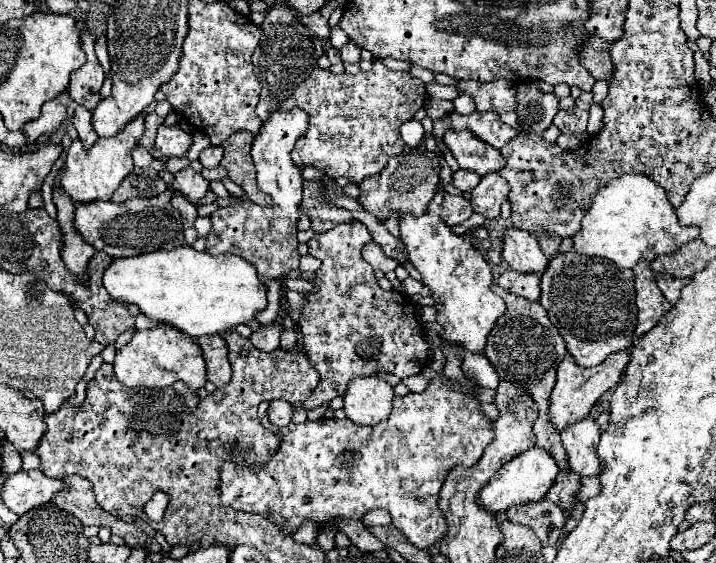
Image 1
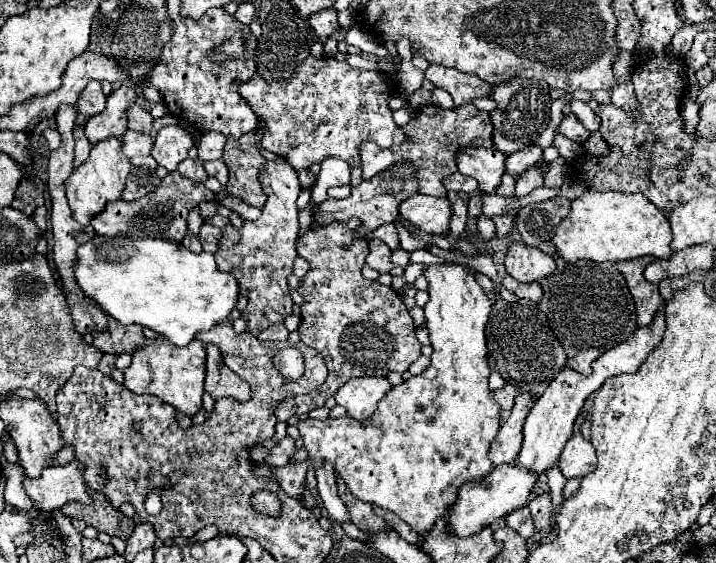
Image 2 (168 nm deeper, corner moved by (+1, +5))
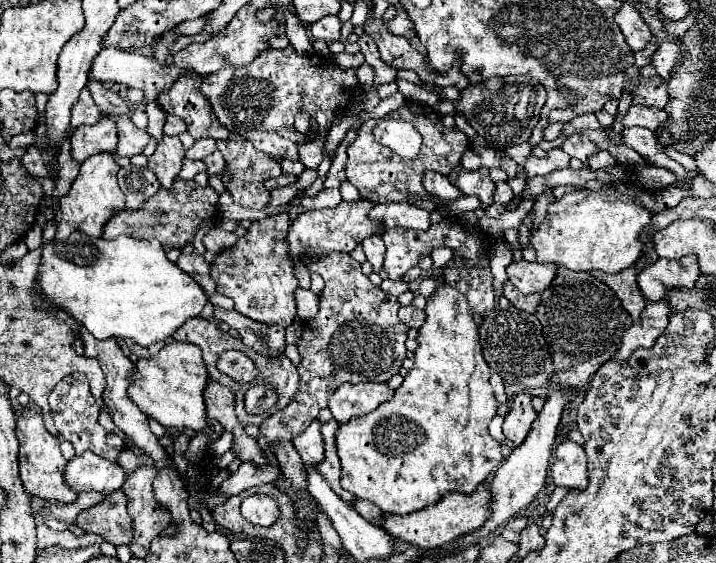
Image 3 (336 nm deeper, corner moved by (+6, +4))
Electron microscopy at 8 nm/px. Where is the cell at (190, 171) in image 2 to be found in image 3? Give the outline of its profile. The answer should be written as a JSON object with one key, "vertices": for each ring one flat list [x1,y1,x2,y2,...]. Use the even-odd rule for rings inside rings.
{"vertices":[[184,160,184,164,182,164,182,170,180,170,180,178,182,180,192,180,196,174,200,174,200,172,206,172,206,164,202,162,202,160]]}

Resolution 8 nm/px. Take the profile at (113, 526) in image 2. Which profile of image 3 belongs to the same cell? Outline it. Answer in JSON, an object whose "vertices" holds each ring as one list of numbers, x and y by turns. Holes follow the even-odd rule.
{"vertices":[[122,490,108,494,100,504,82,510,76,518,76,524,84,532,100,534,114,546,130,544,132,520,126,512,126,494]]}

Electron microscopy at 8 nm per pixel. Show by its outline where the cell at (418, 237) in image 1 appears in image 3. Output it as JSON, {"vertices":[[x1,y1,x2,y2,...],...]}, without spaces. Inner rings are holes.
{"vertices":[[440,282,434,296,428,298,424,308,426,322,418,330,418,350,414,366,408,370,400,388,396,388,390,402,380,404,376,410,354,416,340,424,336,432,338,456,342,462,342,488,356,498,370,500,384,514,410,514,426,506,438,504,444,494,460,488,470,494,480,482,486,482,502,462,500,442,488,434,488,424,496,416,498,402,490,388,490,368,480,350,478,326,474,322,468,300,462,292,446,282]]}

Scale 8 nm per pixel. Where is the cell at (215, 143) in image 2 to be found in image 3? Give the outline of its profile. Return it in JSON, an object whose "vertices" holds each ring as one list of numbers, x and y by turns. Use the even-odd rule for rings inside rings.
{"vertices":[[200,138,194,142,194,146,190,150,186,150,186,158,194,158,194,160,204,160,208,154,212,154,216,150,216,140,214,138]]}

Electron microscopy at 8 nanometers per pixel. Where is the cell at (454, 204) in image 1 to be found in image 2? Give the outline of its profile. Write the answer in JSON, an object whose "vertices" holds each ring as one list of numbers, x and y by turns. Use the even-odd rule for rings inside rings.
{"vertices":[[413,195,413,199,405,199,399,205,399,215,411,225,419,227,421,231,441,235,449,231,451,205,447,197,437,199,437,197,427,197,427,195]]}

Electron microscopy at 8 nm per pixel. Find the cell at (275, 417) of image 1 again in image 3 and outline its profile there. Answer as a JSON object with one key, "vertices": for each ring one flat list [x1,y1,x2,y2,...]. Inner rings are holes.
{"vertices":[[330,252,326,256,304,256,302,262,306,264,306,268,310,272,316,272,324,278,324,290,318,294,318,298,320,298,318,314,304,322,304,332,296,344,300,358,302,358,302,362,296,366,300,372,300,388,298,388,294,400,284,410,278,410,276,414,272,414,260,426,260,432,266,440,258,440,258,444,266,456,266,466,256,466,254,462,244,462,228,480,224,480,218,486,218,490,226,496,236,496,242,490,248,490,248,488,254,488,254,486,260,486,266,482,274,482,276,476,280,476,280,466,278,466,278,460,270,446,278,444,278,442,290,442,292,438,300,436,304,432,304,428,318,416,318,412,322,408,326,408,326,400,334,392,334,388,338,388,344,382,350,382,350,384,388,382,394,374,398,374,402,360,406,358,406,334,410,328,398,318,400,304,394,296,382,292,382,288,374,286,368,280,368,276,362,274,360,262,356,262,346,252]]}

